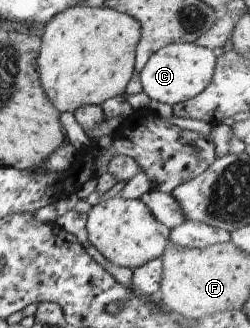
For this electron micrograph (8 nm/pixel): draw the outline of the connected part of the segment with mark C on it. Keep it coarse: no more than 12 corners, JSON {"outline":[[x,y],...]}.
{"outline":[[171,43],[139,72],[143,93],[174,106],[197,97],[213,50]]}

